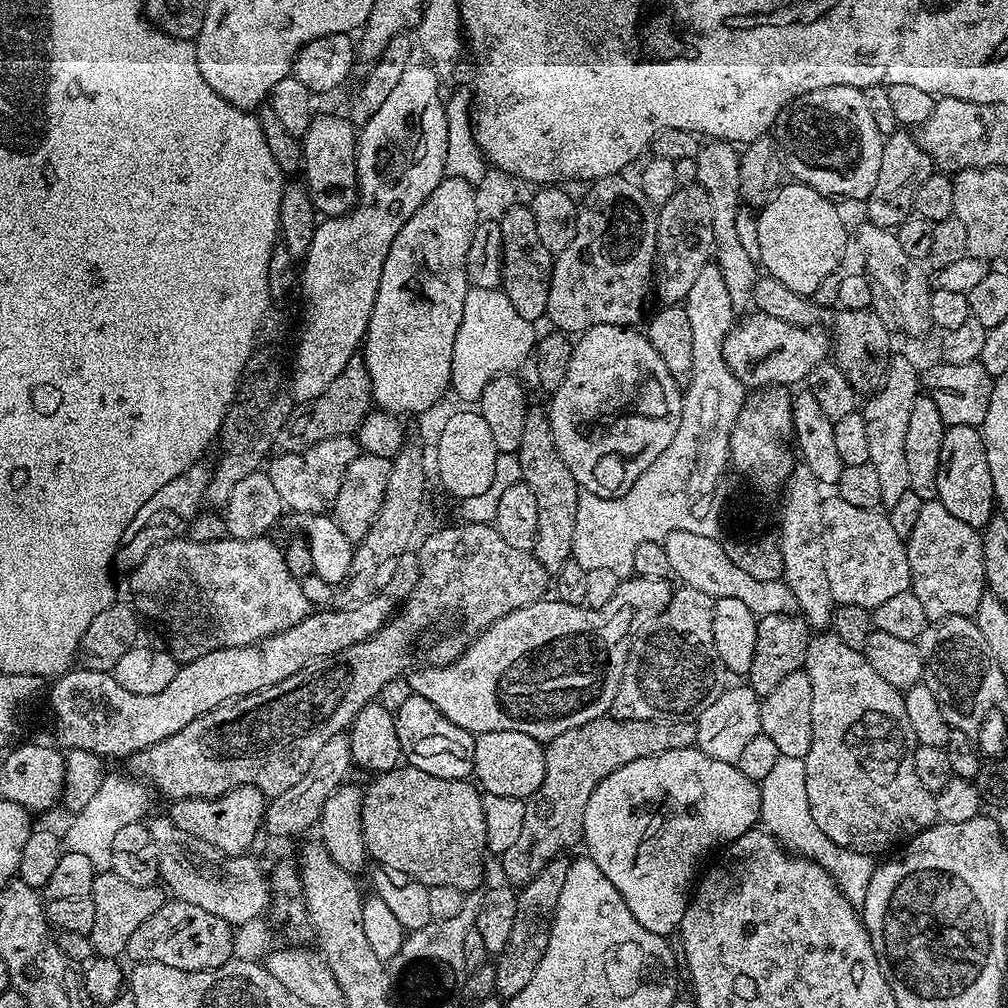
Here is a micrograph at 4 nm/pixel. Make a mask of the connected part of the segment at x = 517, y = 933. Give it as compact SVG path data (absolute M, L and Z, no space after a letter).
M567 859L552 860L546 866L542 866L535 878L516 893L518 911L514 913L510 942L506 942L506 950L502 950L494 960L495 995L503 1001L514 998L514 994L522 994L522 990L526 990L530 978L534 978L534 970L538 970L538 962L542 962L542 954L546 954L546 942L550 942L550 930L558 910L558 894L562 894L562 886L566 883L568 866Z

